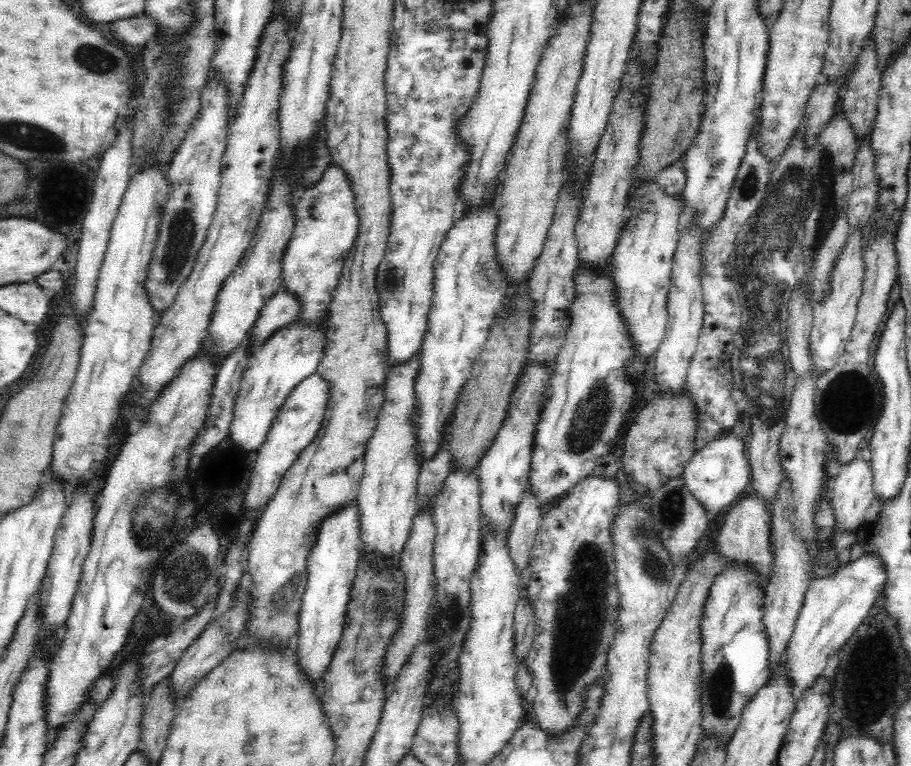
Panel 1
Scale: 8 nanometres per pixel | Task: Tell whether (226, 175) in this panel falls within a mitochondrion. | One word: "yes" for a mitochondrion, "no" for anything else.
no

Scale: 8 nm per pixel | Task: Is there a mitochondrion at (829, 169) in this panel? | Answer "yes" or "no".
yes

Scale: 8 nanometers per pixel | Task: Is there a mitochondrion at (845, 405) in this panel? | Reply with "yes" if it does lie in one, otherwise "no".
yes

